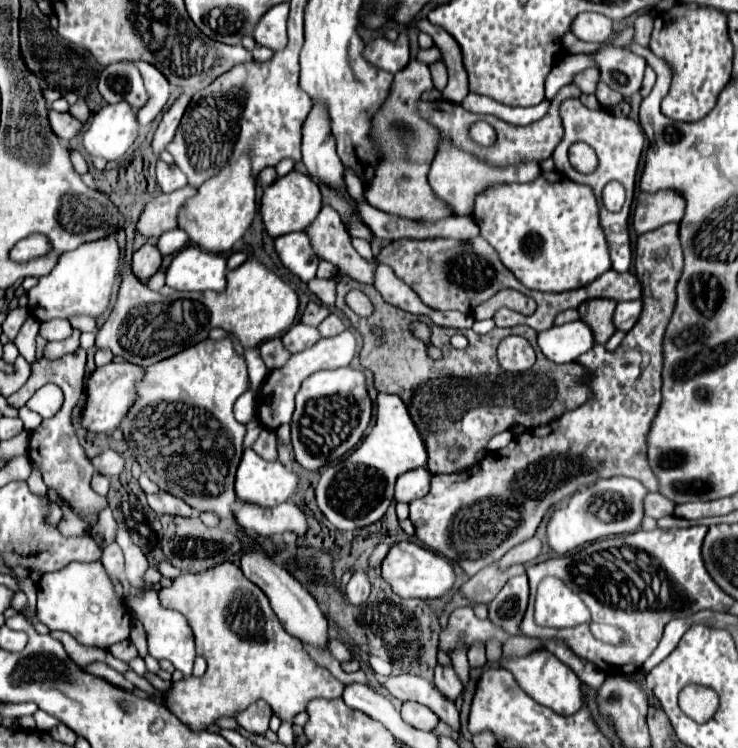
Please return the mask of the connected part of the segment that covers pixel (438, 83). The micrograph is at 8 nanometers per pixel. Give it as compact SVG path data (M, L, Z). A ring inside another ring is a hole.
M436 60L436 62L432 62L428 68L430 68L430 72L432 72L434 86L436 86L438 90L444 90L444 86L446 86L446 66L444 66L444 62L442 62L442 60Z

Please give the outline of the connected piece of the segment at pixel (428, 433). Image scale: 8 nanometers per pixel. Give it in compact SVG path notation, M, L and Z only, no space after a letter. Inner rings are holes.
M342 276L336 284L336 308L348 316L348 320L364 340L360 350L360 366L372 372L374 388L384 394L398 394L402 402L406 402L410 418L414 418L414 424L418 426L418 432L426 442L428 452L426 468L430 468L432 474L462 472L476 464L478 454L486 452L486 446L492 436L504 430L512 430L514 426L524 428L546 426L566 410L574 410L576 406L584 404L590 398L590 390L584 384L586 370L582 370L582 366L578 364L554 364L546 360L544 354L538 350L538 344L534 344L538 332L532 330L530 326L494 328L488 334L478 336L472 330L446 328L428 322L432 328L430 344L442 350L442 358L432 360L428 356L428 344L414 338L408 330L410 322L422 318L384 302L384 298L374 286L358 284L352 278ZM352 288L362 290L372 300L374 314L370 318L360 318L346 306L344 296ZM372 324L380 324L386 332L382 346L376 344L376 338L370 332ZM452 334L464 334L468 338L468 346L464 350L452 348L450 344ZM510 334L524 336L536 350L536 364L526 372L514 374L498 366L496 346L504 336ZM454 444L462 444L464 452L456 462L450 462L446 456Z

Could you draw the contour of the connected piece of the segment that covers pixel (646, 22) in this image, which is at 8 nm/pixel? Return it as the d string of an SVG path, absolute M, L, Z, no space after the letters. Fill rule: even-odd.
M648 12L640 14L640 16L634 20L634 42L636 42L636 44L648 46L650 34L652 34L652 22L654 22L654 18L652 18Z

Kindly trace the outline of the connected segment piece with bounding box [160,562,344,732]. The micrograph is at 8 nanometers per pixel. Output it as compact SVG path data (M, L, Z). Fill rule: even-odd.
M222 562L200 574L180 574L172 580L168 588L160 590L160 602L164 608L178 610L188 620L194 638L196 638L196 654L202 656L208 664L206 674L202 678L182 678L172 682L170 690L164 694L164 702L172 714L182 720L194 732L202 732L208 726L216 724L218 718L228 716L234 718L238 712L246 710L256 700L266 700L274 714L282 720L292 722L298 712L306 710L306 704L314 698L338 698L344 690L344 684L336 680L326 668L318 666L302 648L298 638L292 638L278 622L278 616L270 608L266 594L250 582L240 566L232 562Z

